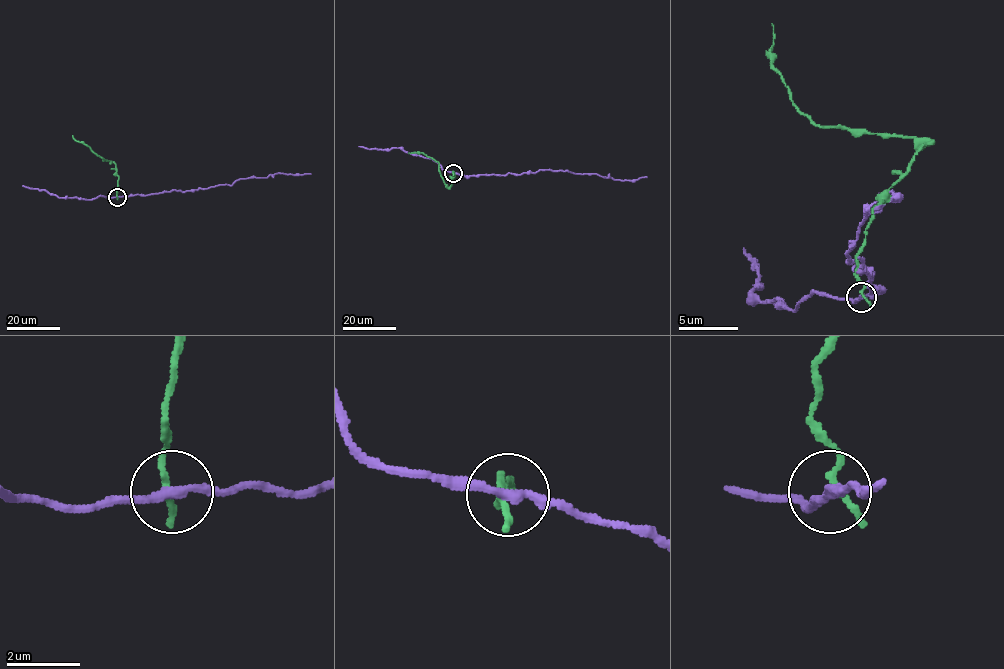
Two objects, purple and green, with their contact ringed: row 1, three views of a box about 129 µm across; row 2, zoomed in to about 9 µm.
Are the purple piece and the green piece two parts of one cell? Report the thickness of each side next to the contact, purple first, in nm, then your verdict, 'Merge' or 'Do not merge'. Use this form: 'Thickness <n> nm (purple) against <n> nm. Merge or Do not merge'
Thickness 240 nm (purple) against 240 nm. Do not merge

